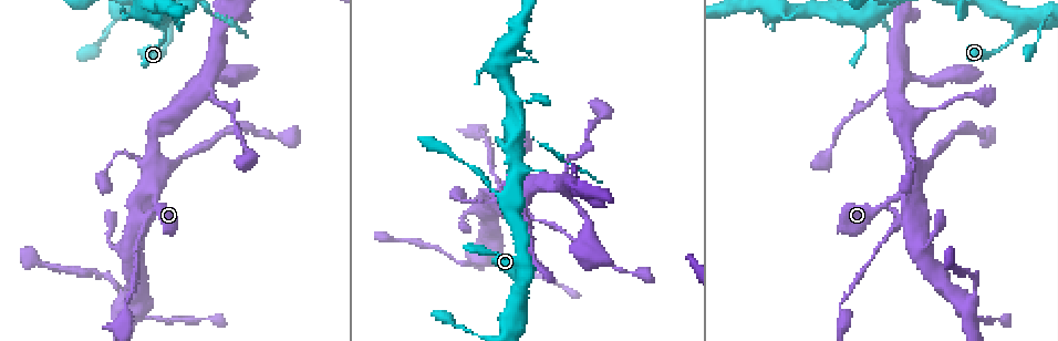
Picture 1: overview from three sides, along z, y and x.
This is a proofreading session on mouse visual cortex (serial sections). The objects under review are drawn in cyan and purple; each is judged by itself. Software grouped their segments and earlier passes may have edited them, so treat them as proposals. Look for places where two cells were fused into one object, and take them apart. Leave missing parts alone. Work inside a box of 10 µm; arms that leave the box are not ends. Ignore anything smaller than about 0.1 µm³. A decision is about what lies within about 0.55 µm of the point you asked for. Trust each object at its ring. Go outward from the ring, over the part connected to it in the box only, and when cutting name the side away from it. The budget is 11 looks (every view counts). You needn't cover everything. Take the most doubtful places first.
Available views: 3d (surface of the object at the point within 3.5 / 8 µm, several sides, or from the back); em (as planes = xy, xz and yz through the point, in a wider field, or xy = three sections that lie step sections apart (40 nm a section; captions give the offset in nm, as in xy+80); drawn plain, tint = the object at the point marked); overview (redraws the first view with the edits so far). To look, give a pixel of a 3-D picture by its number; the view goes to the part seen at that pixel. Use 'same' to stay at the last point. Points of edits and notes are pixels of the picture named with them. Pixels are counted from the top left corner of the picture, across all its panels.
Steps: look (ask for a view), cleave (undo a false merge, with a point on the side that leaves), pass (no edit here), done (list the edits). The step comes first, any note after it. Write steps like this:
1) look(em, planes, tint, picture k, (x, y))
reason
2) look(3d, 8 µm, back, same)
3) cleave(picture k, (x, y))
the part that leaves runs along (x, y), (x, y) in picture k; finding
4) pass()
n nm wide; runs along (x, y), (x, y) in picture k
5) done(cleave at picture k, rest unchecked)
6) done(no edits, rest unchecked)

look(3d, 3.5 µm, picture 1, (899, 220))
abrupt turn

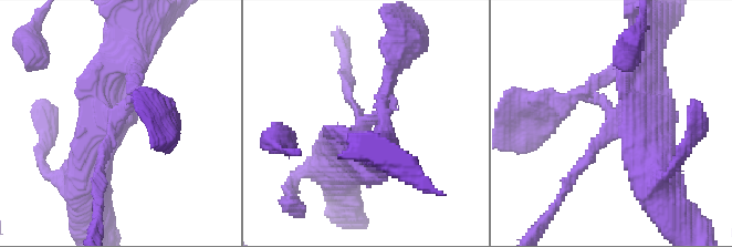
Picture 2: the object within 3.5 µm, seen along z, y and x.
look(em, xy, step 1, tint, picture 2, (616, 118))
arms of 150, 150 nm

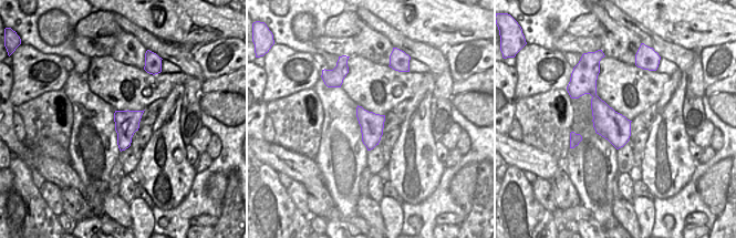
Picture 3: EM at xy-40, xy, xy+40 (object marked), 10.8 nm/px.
pass()
runs along (142, 99), (114, 120), (101, 181) in picture 2; one cell here

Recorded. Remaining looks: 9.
look(3d, 3.5 µm, back, picture 1, (127, 308))
a narrow waist

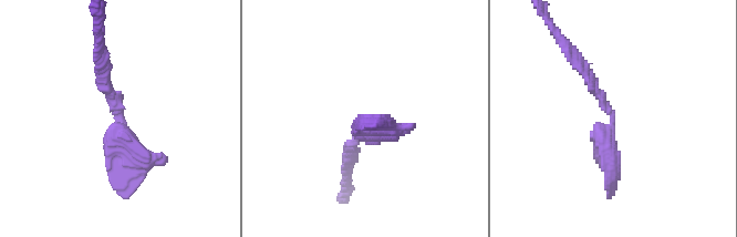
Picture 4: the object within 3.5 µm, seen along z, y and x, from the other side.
look(em, xy, step 1, plain, picture 4, (612, 118))
now the EM

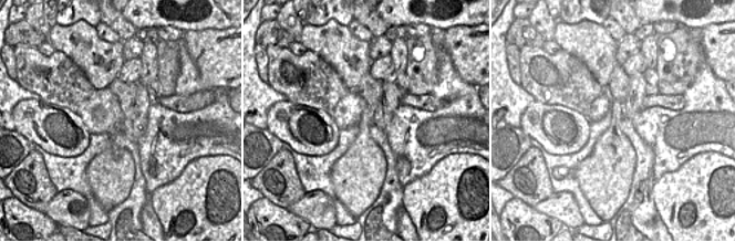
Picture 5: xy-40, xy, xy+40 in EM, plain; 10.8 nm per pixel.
look(em, xy, step 1, tint, same)

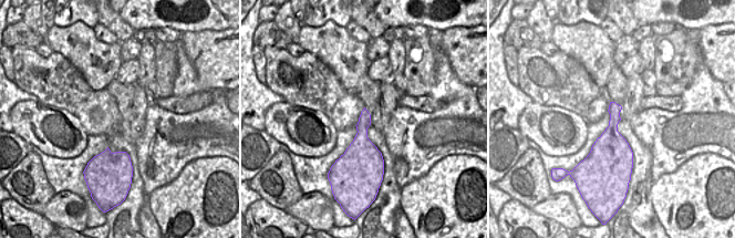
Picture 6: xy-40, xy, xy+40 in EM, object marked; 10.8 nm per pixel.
pass()
continuous, no second cell

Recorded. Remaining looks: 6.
look(3d, 8 µm, back, picture 1, (894, 86))
narrows sharply

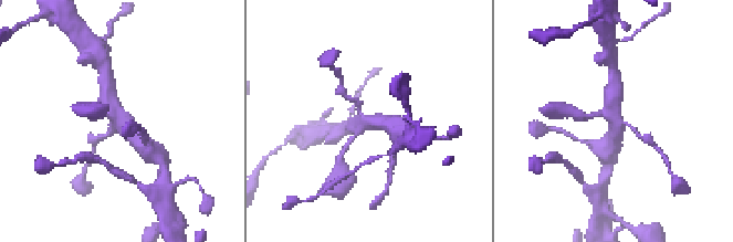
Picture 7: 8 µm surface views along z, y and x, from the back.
look(em, xy, step 3, tint, same)
4 arms; arms of 150, 200, 450, 500 nm; now the EM

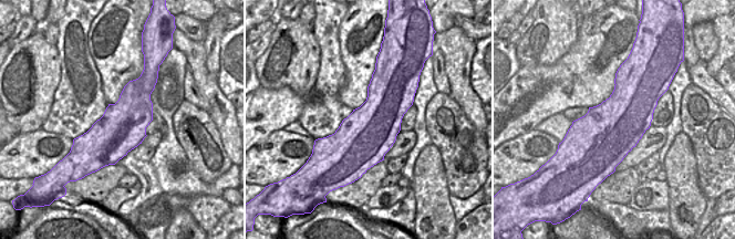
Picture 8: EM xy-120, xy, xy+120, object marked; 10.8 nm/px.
pass()
runs along (145, 145), (119, 123), (106, 93) in picture 7; one cell here

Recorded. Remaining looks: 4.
look(3d, 3.5 µm, picture 1, (973, 297))
thin arm on a thick one

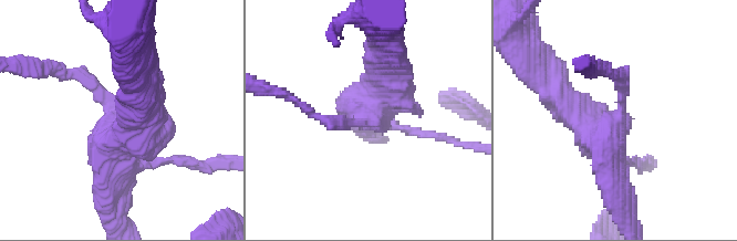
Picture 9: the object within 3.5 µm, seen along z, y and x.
look(em, xy, step 3, tint, picture 9, (364, 116))

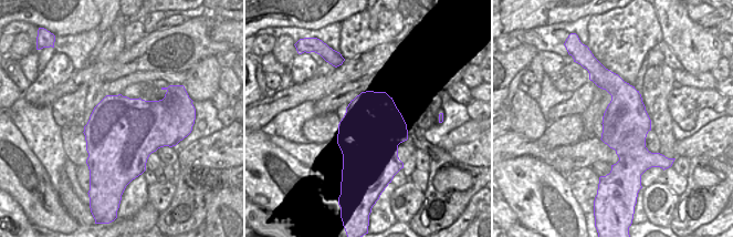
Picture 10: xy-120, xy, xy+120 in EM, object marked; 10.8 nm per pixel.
pass()
runs along (388, 54), (330, 123) in picture 9; all the same cell

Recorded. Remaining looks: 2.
done(no edits, rest unchecked)

